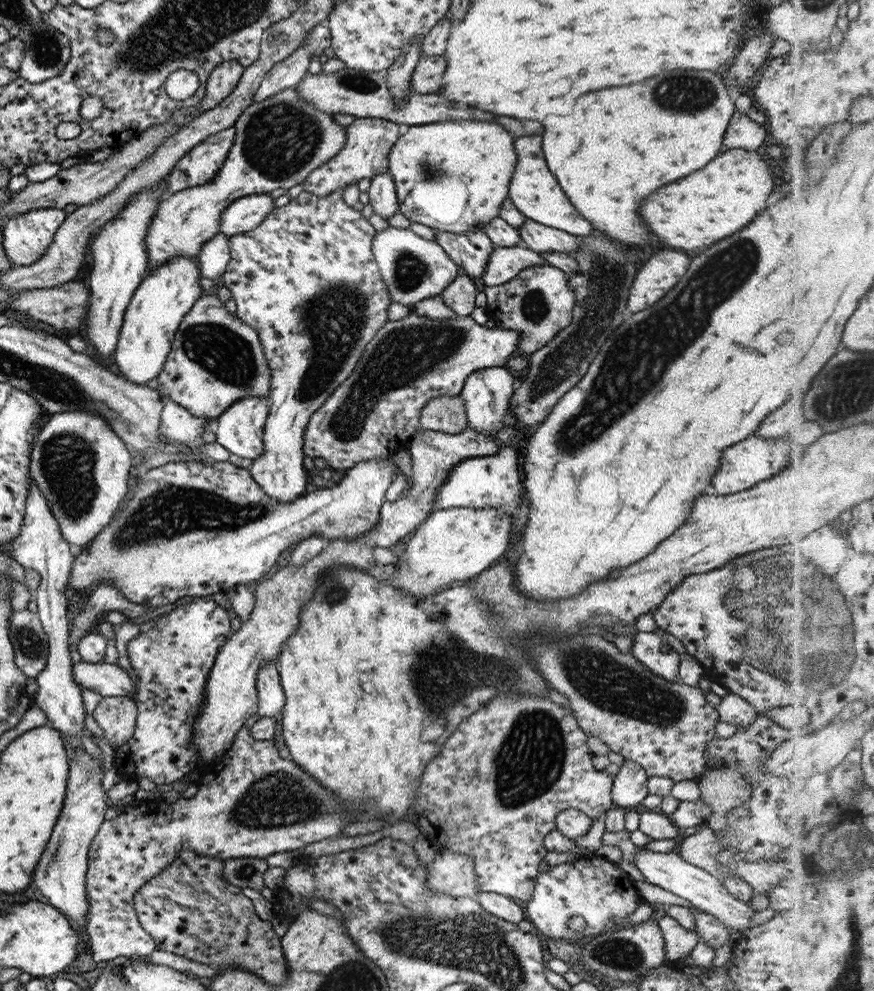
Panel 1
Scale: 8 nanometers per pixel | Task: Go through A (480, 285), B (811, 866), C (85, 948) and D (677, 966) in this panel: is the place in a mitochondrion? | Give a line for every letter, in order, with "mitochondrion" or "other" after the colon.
A: other
B: other
C: other
D: other

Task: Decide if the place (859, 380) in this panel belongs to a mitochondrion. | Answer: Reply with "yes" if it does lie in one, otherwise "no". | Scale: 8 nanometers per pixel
yes

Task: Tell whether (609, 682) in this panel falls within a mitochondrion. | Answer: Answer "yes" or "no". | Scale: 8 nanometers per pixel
yes

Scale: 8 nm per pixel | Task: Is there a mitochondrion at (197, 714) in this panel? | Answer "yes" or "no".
no

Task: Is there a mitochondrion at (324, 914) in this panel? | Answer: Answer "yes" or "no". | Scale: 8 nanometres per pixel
no

